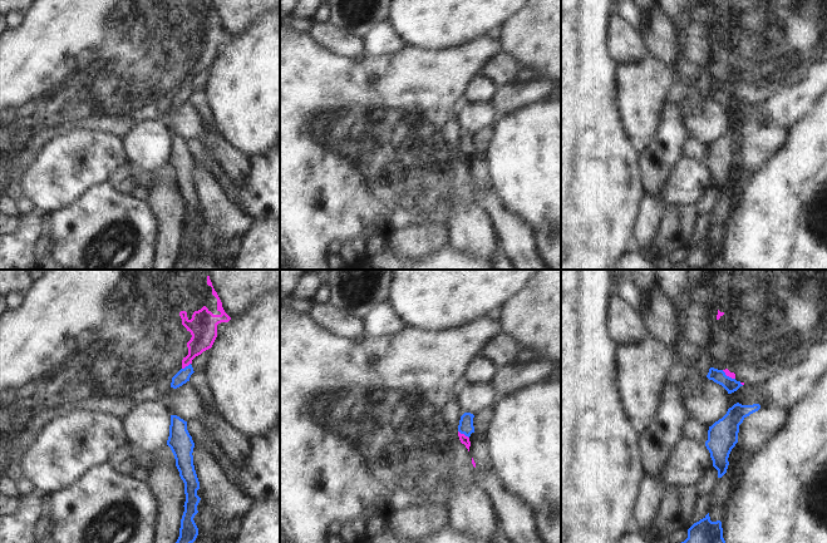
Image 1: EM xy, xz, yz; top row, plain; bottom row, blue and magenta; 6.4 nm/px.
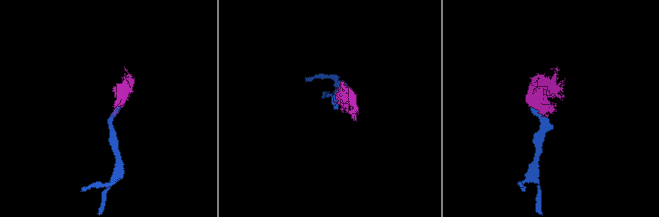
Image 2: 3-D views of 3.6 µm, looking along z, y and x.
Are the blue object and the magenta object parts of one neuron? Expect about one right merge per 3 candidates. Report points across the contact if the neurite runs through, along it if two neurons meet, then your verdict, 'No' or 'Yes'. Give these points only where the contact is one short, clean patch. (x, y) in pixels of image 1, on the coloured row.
Boundary: xz (458, 430), (468, 438). No

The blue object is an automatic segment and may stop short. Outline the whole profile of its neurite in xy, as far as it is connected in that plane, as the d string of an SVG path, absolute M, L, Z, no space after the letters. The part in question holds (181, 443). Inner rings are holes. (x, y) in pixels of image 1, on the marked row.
M171 415L169 436L167 445L171 448L179 477L184 483L184 512L181 519L179 537L176 543L193 543L198 535L198 528L193 520L198 513L197 505L201 498L197 495L200 482L193 465L195 443L187 430L187 421L177 415Z

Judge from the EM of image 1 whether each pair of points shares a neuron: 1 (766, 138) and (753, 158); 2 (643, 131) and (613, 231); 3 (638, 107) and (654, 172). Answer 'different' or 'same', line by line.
1: same
2: different
3: different

